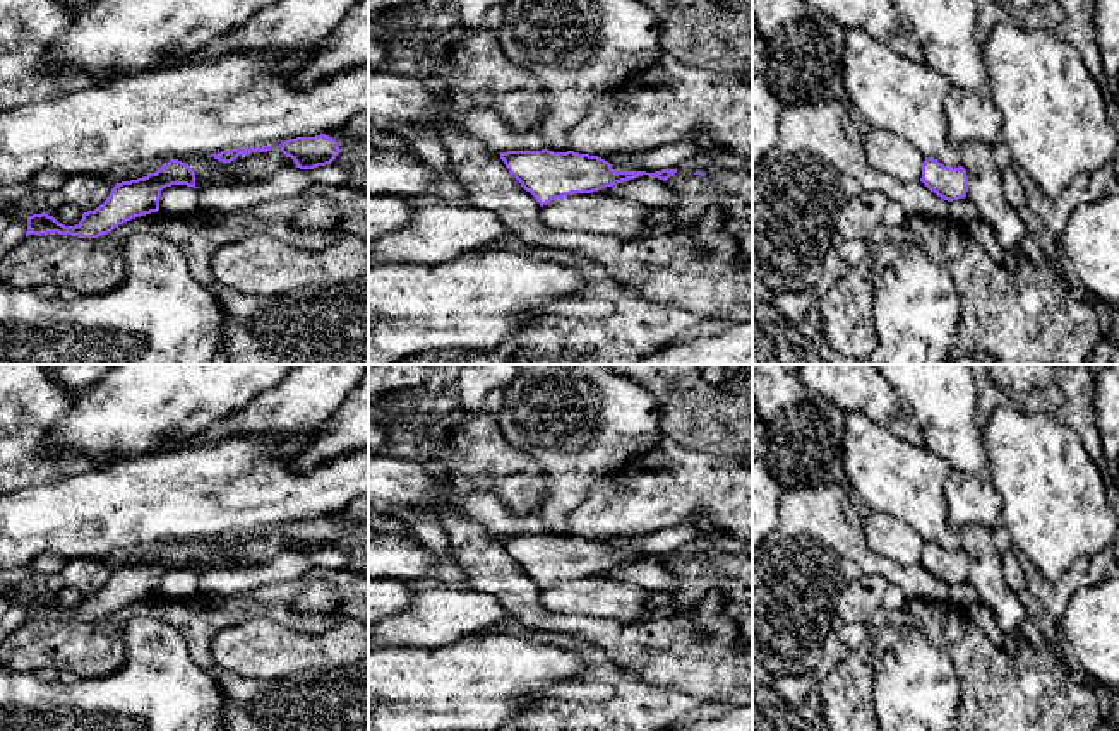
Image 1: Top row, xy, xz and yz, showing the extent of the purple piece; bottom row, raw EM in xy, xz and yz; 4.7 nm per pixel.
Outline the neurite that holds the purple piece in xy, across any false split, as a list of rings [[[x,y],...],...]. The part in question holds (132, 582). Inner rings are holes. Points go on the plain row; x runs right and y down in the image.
[[[170,543],[156,556],[115,568],[106,584],[82,597],[75,609],[65,609],[46,596],[27,599],[27,618],[72,618],[98,621],[120,608],[159,594],[161,574],[171,568],[195,570],[195,556],[178,543]]]

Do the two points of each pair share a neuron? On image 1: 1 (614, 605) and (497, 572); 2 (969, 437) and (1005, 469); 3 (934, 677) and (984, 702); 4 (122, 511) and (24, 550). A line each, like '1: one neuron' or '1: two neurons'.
1: two neurons
2: two neurons
3: two neurons
4: one neuron

